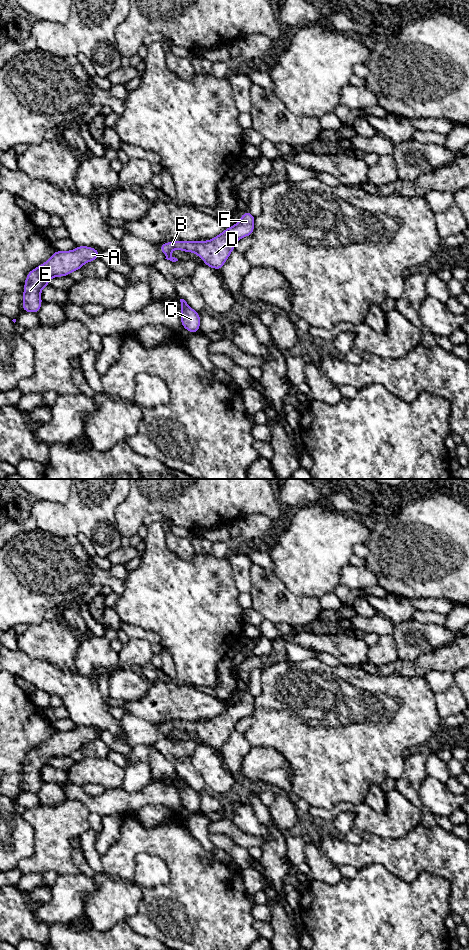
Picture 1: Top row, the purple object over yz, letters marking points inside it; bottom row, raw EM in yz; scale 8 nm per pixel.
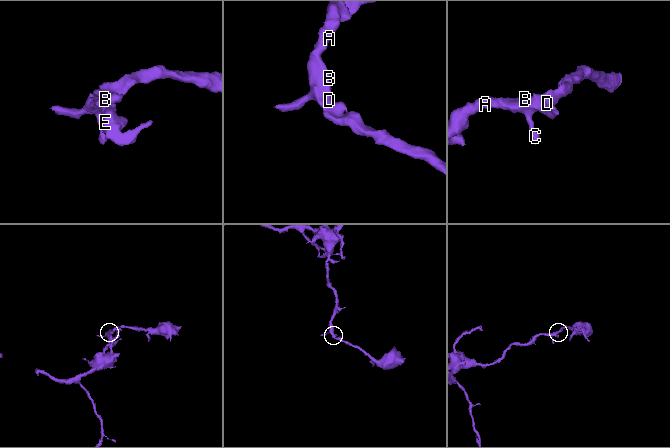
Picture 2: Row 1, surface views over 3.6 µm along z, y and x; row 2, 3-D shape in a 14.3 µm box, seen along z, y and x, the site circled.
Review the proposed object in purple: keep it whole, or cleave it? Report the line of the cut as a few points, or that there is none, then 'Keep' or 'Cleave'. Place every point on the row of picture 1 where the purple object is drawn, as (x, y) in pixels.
No split. Keep

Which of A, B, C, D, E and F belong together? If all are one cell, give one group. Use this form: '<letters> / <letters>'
A B C D E F

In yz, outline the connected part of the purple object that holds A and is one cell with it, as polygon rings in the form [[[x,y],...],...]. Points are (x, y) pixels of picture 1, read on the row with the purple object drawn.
[[[77,246],[74,250],[57,250],[43,264],[29,271],[24,283],[23,312],[38,314],[43,303],[41,291],[50,286],[49,280],[53,277],[70,275],[93,260],[99,259],[99,251],[93,247]]]

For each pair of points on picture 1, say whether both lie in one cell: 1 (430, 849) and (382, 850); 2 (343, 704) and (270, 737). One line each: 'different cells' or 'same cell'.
1: same cell
2: same cell

